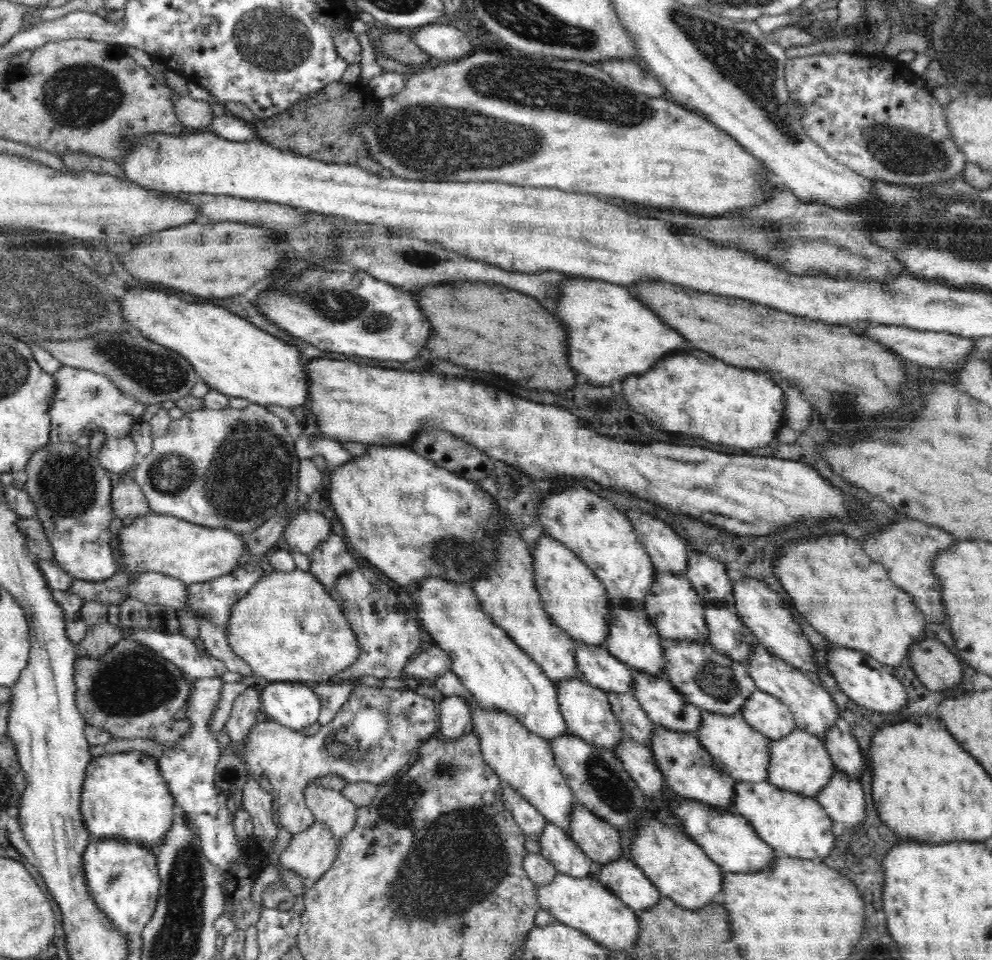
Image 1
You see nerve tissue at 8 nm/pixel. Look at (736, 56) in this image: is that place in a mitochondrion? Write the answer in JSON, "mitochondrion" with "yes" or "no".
{"mitochondrion":"yes"}

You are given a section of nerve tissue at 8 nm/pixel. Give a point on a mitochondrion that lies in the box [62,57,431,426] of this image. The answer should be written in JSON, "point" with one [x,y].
{"point":[156,372]}

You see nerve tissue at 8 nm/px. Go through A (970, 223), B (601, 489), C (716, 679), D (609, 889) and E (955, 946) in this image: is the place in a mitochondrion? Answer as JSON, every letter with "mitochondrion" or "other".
{"A":"mitochondrion","B":"other","C":"mitochondrion","D":"other","E":"other"}

